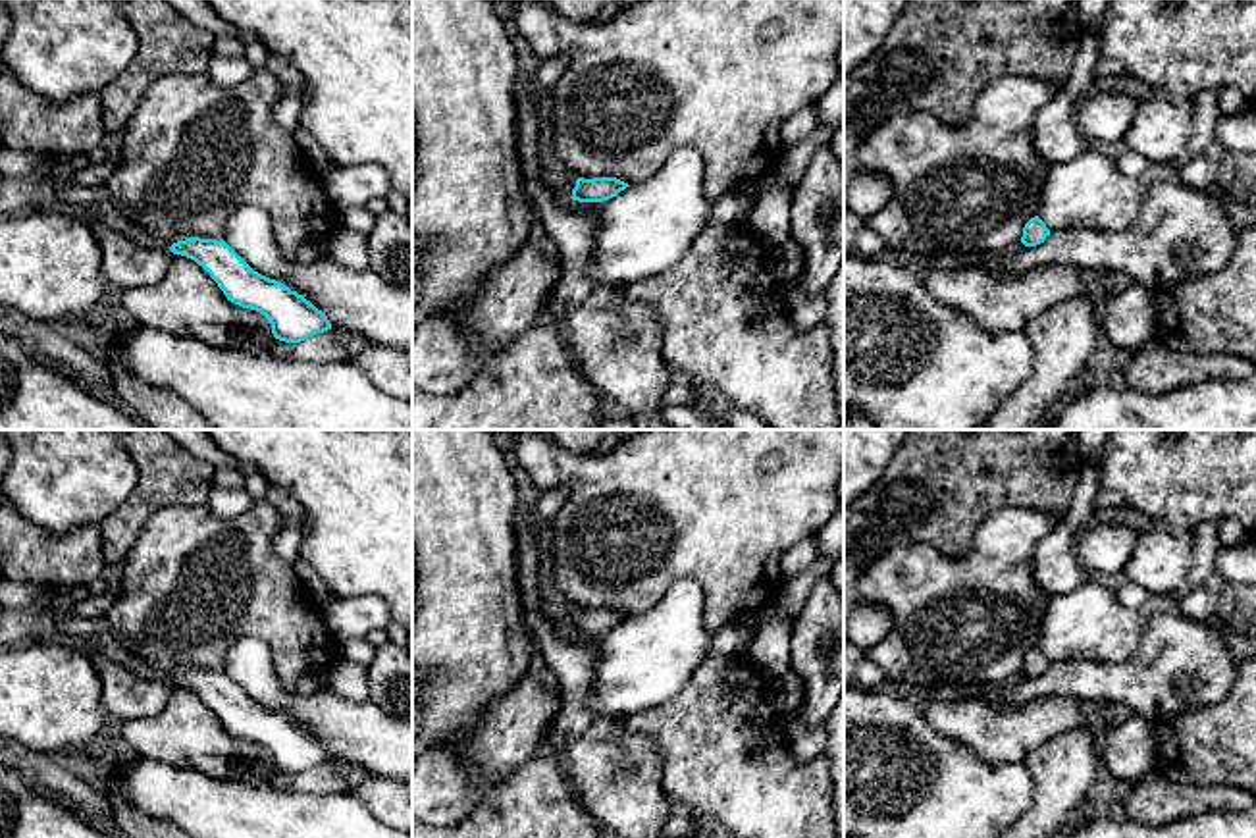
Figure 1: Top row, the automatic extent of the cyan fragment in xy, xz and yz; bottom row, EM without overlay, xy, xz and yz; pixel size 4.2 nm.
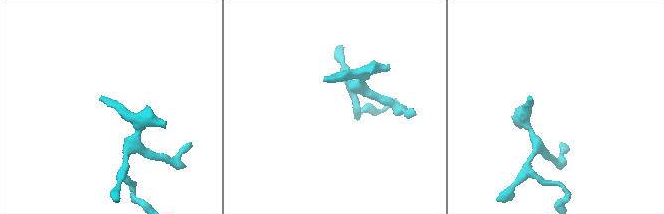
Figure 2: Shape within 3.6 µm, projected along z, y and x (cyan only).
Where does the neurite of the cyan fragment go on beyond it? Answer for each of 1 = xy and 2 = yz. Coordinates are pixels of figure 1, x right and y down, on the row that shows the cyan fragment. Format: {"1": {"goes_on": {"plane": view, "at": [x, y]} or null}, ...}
{"1": {"goes_on": null}, "2": {"goes_on": null}}

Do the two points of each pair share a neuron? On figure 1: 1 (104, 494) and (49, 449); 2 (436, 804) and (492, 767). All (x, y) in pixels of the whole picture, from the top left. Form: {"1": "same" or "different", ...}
{"1": "same", "2": "same"}

